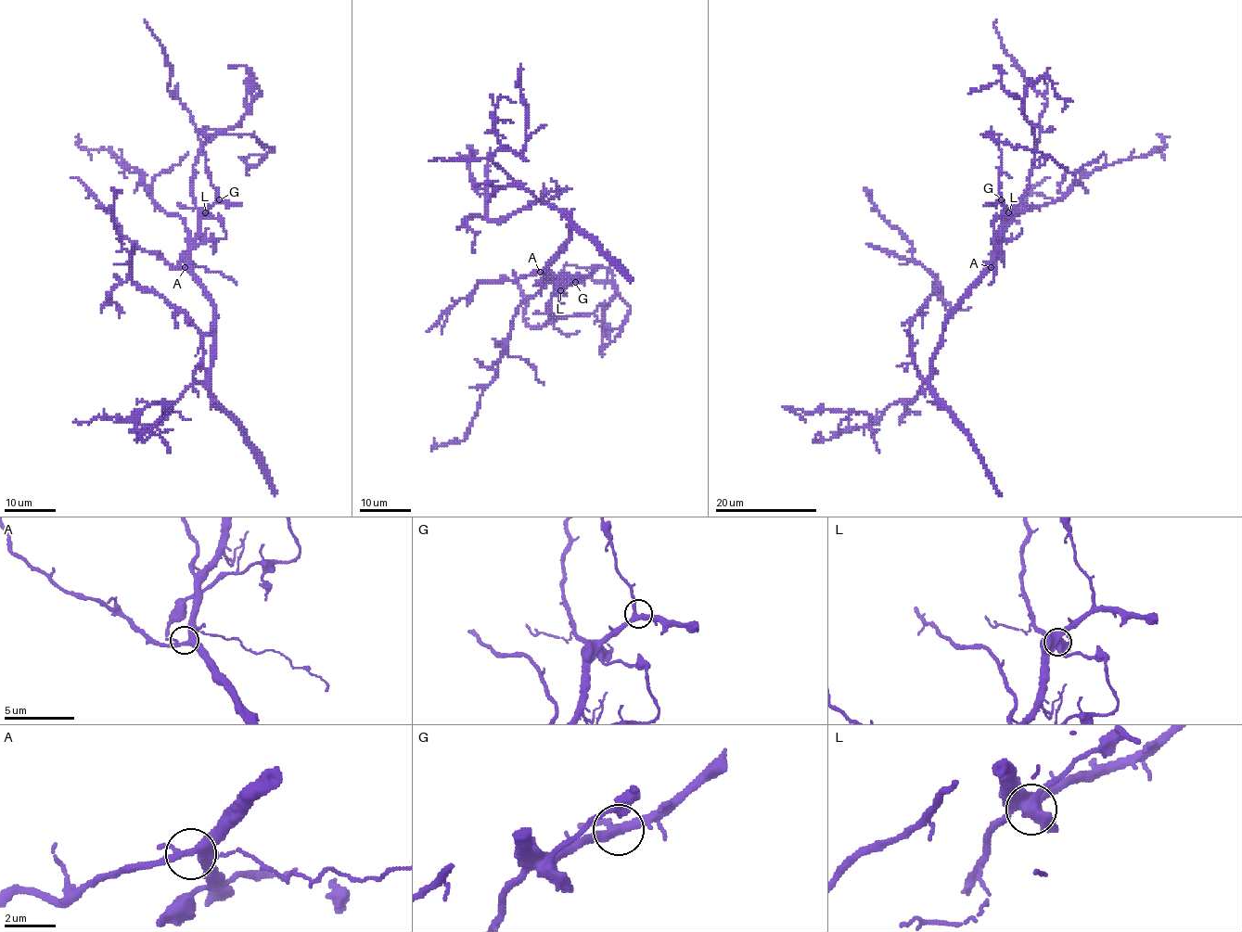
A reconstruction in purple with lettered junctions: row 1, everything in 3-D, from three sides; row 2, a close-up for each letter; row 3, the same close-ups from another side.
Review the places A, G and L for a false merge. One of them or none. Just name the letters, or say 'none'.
L

